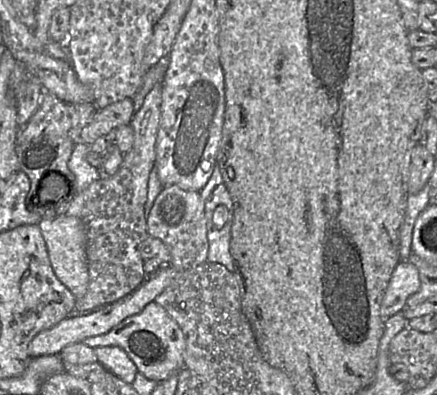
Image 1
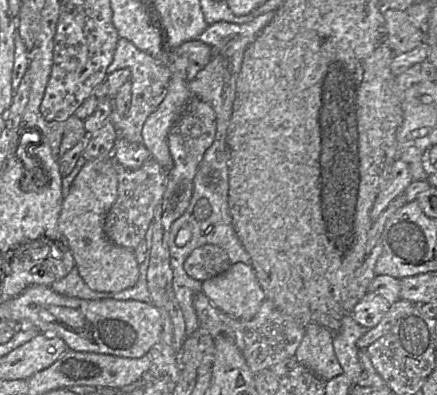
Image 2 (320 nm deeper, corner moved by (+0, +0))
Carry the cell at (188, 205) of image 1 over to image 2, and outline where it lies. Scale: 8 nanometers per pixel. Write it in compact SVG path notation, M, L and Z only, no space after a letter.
M212 244L196 248L184 262L187 275L200 282L214 278L230 267L231 263L225 250Z

